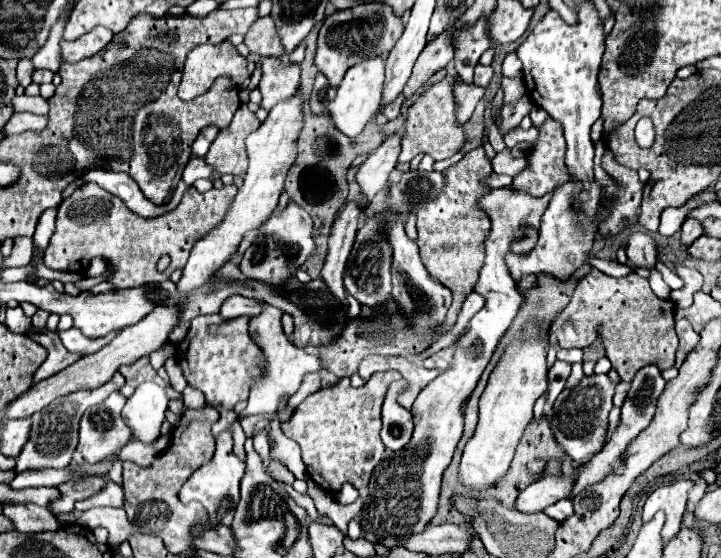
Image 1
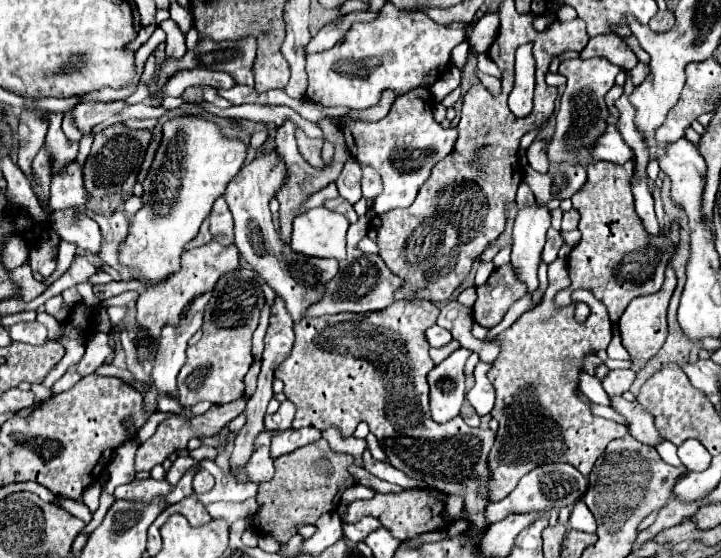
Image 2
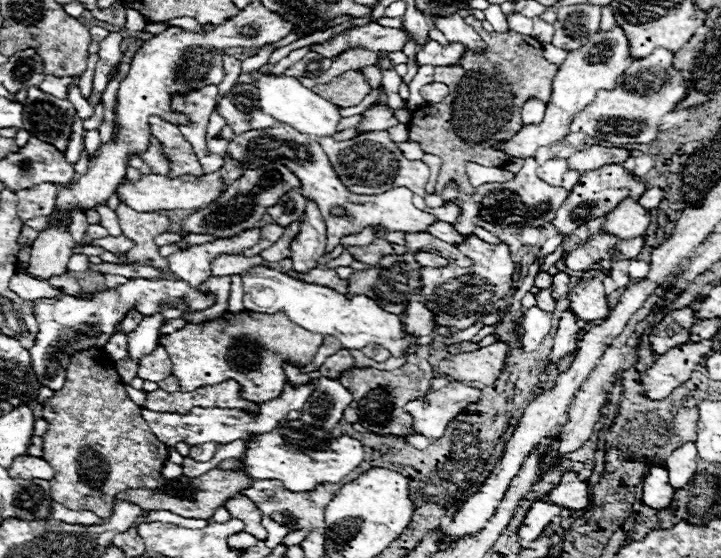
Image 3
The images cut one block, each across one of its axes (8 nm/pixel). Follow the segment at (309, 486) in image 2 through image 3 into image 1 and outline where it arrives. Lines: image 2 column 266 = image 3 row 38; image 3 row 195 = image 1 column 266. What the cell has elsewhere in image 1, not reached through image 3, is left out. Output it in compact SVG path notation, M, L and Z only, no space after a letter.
M268 458L266 470L268 470L268 474L270 474L274 480L278 480L278 482L284 482L284 484L292 484L292 482L294 482L294 474L292 474L282 462L278 462L278 460L274 460L274 458Z

